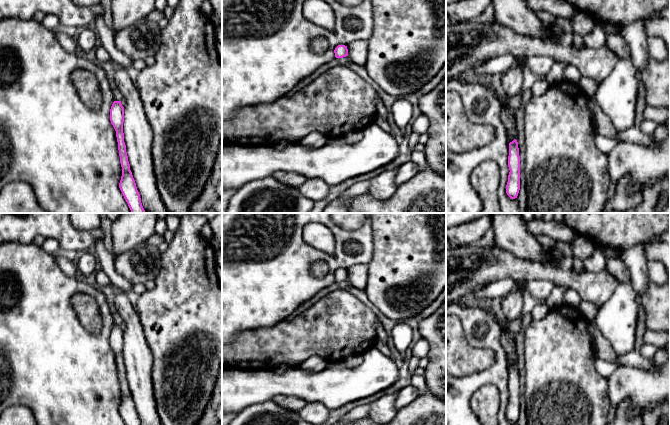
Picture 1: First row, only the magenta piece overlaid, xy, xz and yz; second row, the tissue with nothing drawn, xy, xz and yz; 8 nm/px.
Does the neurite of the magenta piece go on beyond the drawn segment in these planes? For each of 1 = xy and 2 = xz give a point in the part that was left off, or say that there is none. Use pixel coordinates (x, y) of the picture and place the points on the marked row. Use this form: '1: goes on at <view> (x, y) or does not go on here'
1: does not go on here
2: does not go on here

